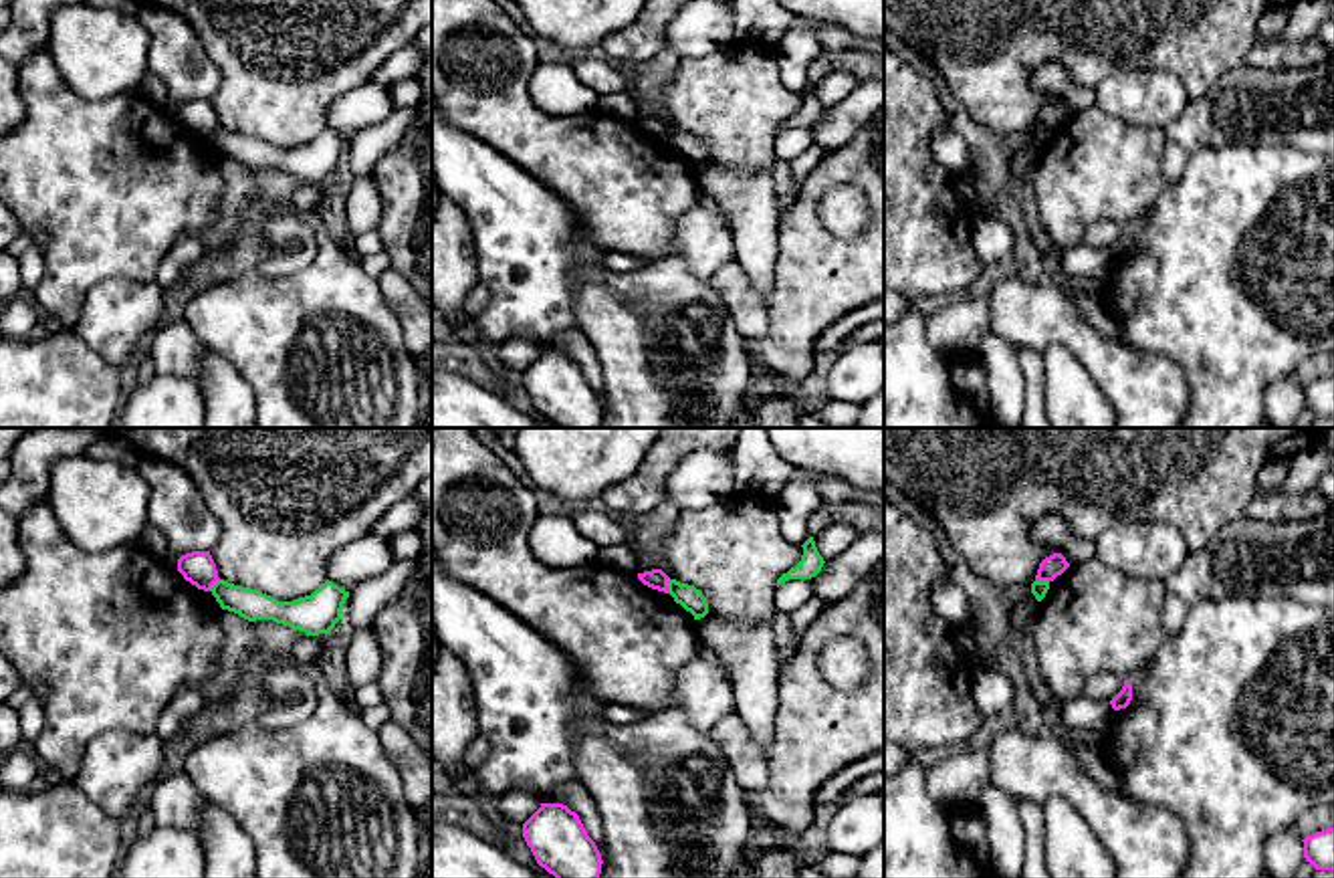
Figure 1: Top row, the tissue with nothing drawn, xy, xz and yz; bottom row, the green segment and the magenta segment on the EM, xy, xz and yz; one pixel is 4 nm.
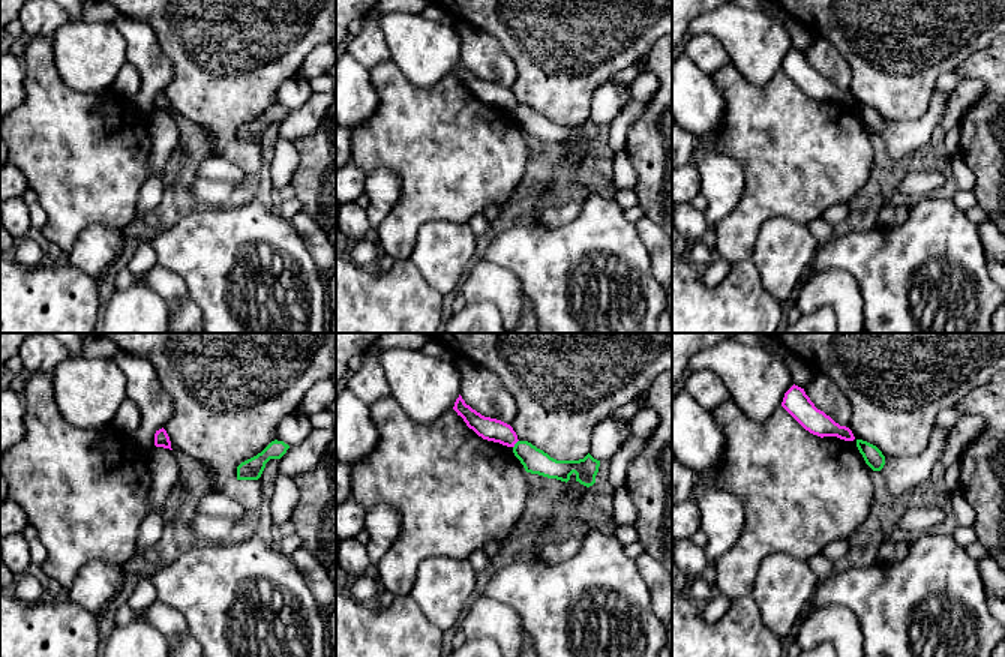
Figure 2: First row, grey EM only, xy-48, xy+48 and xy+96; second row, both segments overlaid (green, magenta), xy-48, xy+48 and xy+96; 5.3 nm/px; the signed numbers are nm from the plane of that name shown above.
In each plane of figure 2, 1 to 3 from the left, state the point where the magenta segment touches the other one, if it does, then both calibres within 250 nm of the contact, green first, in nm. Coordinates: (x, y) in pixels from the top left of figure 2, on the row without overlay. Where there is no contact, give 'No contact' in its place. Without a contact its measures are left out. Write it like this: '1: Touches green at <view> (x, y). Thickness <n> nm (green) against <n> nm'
1: No contact
2: Touches green at xy+48 (515, 108). Thickness 140 nm (green) against 120 nm
3: No contact

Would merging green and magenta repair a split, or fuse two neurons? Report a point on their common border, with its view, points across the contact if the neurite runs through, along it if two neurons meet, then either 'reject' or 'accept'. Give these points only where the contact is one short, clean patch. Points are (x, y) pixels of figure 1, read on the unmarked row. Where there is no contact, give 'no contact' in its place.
contact xz (669, 134); border xz (666, 126), (669, 140); reject

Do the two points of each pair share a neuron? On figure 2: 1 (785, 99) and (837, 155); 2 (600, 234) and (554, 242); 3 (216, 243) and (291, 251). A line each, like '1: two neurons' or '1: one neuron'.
1: one neuron
2: one neuron
3: one neuron

